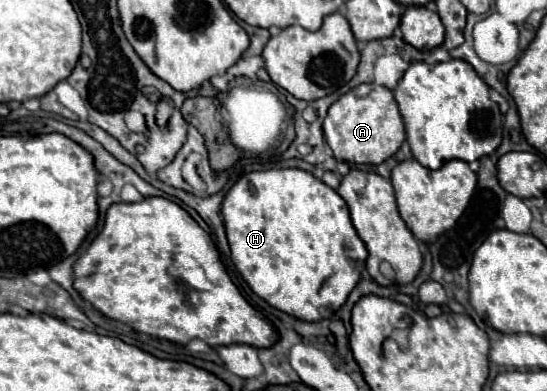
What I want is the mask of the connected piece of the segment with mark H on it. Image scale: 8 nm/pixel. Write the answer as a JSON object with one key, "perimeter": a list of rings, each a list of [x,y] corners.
{"perimeter":[[[267,169],[241,175],[221,203],[221,215],[231,247],[231,259],[247,285],[275,309],[303,321],[321,321],[333,315],[357,285],[365,269],[367,249],[353,229],[343,197],[303,169]]]}

